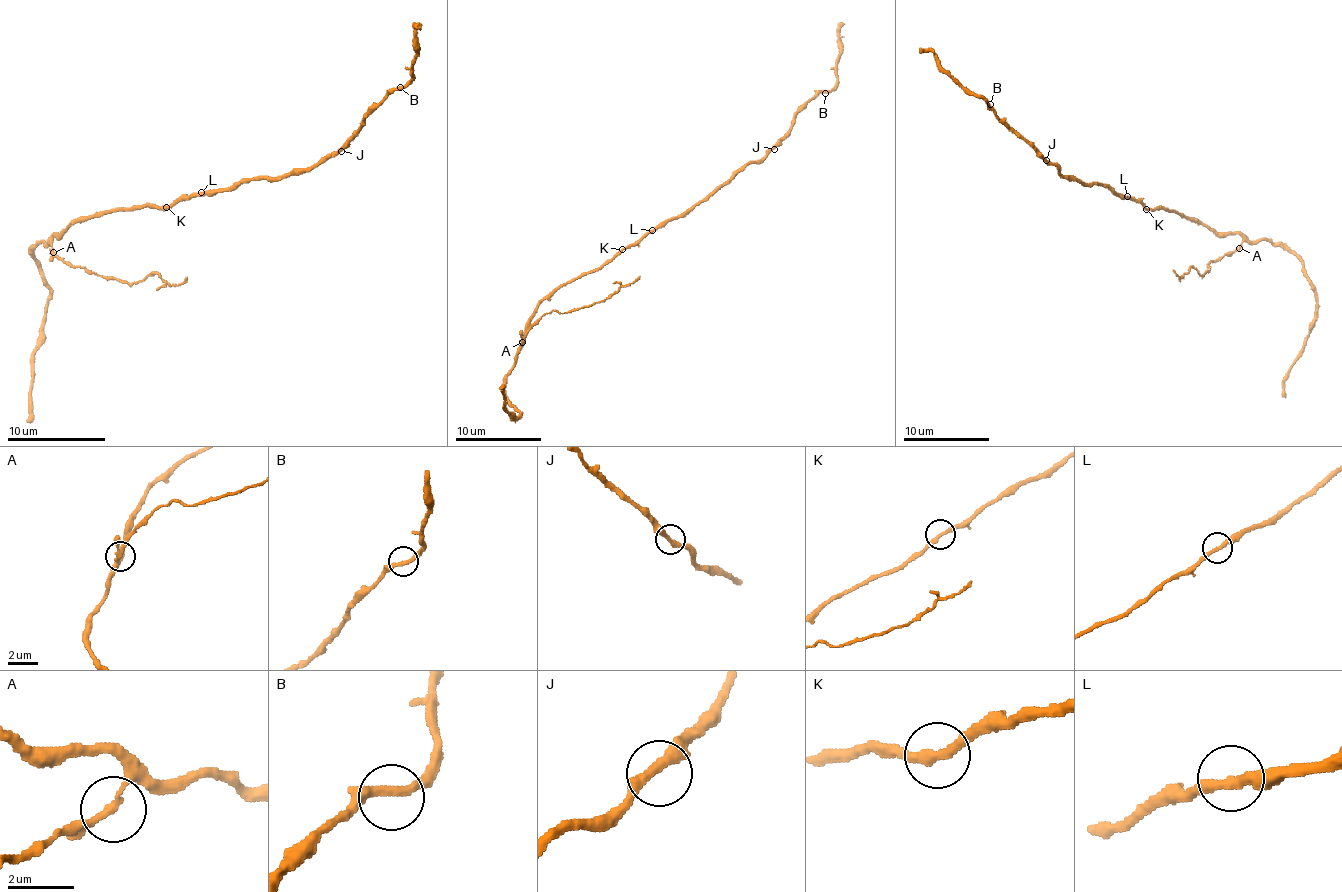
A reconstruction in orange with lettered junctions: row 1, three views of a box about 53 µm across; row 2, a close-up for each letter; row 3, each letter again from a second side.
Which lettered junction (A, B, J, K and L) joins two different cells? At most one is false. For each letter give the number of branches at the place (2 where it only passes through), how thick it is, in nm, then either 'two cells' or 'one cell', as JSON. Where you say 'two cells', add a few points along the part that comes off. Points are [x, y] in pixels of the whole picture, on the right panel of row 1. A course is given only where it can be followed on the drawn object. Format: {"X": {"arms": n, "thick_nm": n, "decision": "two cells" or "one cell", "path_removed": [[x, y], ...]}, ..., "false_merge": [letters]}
{"A": {"arms": 3, "thick_nm": 170, "decision": "two cells", "path_removed": [[1239, 248], [1213, 261], [1202, 276], [1191, 267], [1183, 276], [1172, 269]]}, "B": {"arms": 3, "thick_nm": 240, "decision": "one cell"}, "J": {"arms": 2, "thick_nm": 320, "decision": "one cell"}, "K": {"arms": 2, "thick_nm": 280, "decision": "one cell"}, "L": {"arms": 2, "thick_nm": 280, "decision": "one cell"}, "false_merge": ["A"]}

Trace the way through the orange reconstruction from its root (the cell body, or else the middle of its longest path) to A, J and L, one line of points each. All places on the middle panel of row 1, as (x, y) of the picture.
A: (624, 249), (604, 264), (559, 284), (538, 305), (523, 342)
J: (624, 249), (669, 221), (684, 217), (774, 149)
L: (624, 249), (637, 245), (652, 230)

